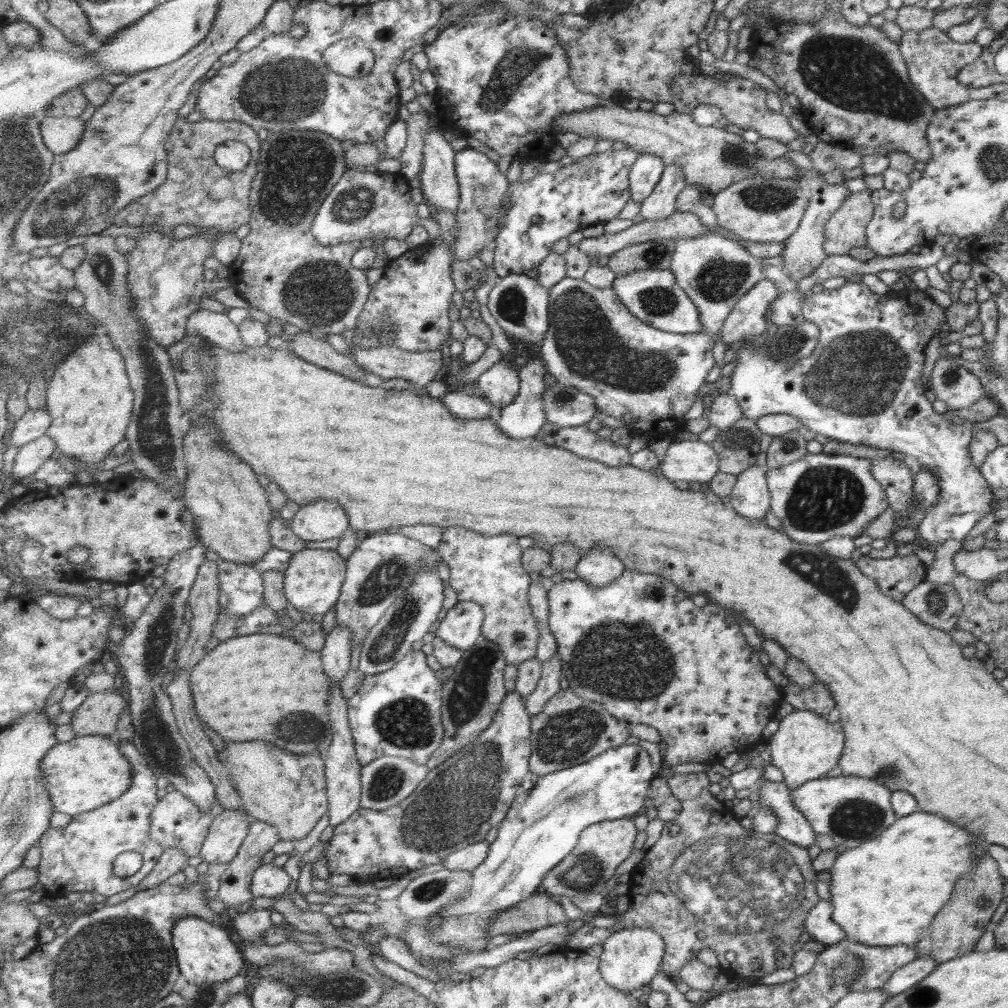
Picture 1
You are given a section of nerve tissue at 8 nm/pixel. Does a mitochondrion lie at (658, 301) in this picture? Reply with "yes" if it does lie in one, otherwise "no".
yes

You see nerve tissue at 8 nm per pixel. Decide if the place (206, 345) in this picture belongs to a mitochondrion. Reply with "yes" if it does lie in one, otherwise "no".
no

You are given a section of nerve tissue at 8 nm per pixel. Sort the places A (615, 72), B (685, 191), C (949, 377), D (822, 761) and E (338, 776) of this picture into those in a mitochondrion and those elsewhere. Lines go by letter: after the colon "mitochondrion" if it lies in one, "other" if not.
A: other
B: other
C: mitochondrion
D: other
E: other

